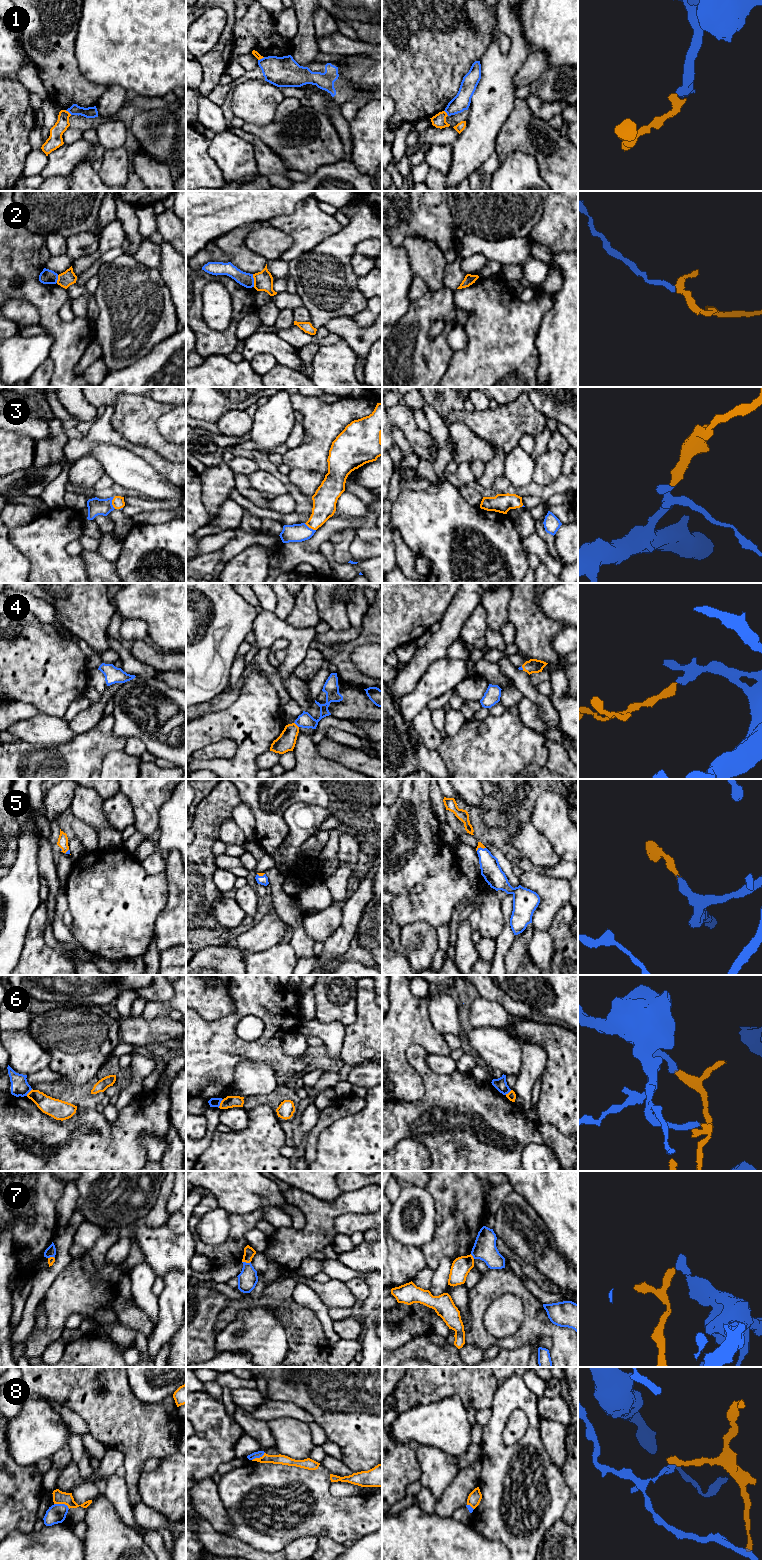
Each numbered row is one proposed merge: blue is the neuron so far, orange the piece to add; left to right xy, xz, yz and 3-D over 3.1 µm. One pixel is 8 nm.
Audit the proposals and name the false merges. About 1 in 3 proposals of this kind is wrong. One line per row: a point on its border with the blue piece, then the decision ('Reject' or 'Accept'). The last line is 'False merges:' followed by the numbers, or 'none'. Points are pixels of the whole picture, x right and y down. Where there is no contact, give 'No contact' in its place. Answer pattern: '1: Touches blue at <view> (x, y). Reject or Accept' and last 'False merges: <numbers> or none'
1: Touches blue at xy (68, 111). Reject
2: Touches blue at xz (253, 280). Reject
3: Touches blue at xy (111, 503). Accept
4: Touches blue at xz (296, 724). Accept
5: Touches blue at yz (480, 847). Accept
6: Touches blue at xz (220, 1102). Reject
7: Touches blue at xz (245, 1262). Reject
8: Touches blue at xy (62, 1504). Reject
False merges: 1, 2, 6, 7, 8

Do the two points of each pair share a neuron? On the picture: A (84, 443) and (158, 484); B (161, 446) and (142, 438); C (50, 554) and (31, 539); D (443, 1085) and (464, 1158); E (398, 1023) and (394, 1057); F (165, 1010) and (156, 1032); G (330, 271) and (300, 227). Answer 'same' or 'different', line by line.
A: different
B: same
C: same
D: same
E: same
F: different
G: different

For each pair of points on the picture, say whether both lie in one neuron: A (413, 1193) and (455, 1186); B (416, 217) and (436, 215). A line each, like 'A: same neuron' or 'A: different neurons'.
A: different neurons
B: same neuron

